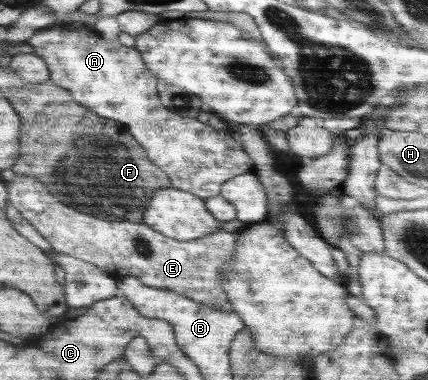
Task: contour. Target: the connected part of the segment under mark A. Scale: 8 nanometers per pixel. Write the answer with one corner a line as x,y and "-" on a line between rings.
64,25
43,28
43,30
35,31
32,36
33,38
28,40
27,48
24,50
33,50
37,56
45,60
53,85
69,90
71,96
79,104
91,108
95,114
127,125
128,134
143,146
148,159
167,173
171,187
208,199
220,194
223,182
250,172
253,168
252,158
240,147
239,141
233,139
231,133
215,130
196,118
182,117
161,104
156,91
158,79
143,66
141,53
137,52
135,47
121,45
119,39
109,42
93,29
75,30
68,29

